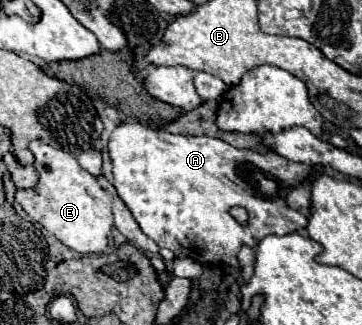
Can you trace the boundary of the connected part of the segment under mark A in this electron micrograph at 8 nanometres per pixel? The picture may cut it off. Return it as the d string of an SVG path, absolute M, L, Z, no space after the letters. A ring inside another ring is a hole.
M142 123L118 125L110 135L108 151L114 187L120 199L140 229L158 247L170 249L176 257L190 257L204 265L238 267L236 253L242 245L256 247L268 233L294 233L308 223L306 217L290 209L282 197L260 197L242 173L244 165L254 165L288 187L298 185L310 175L310 165L288 161L274 151L258 153L252 149L236 149L220 139L172 135ZM234 205L248 211L250 223L246 227L236 223L228 213Z

